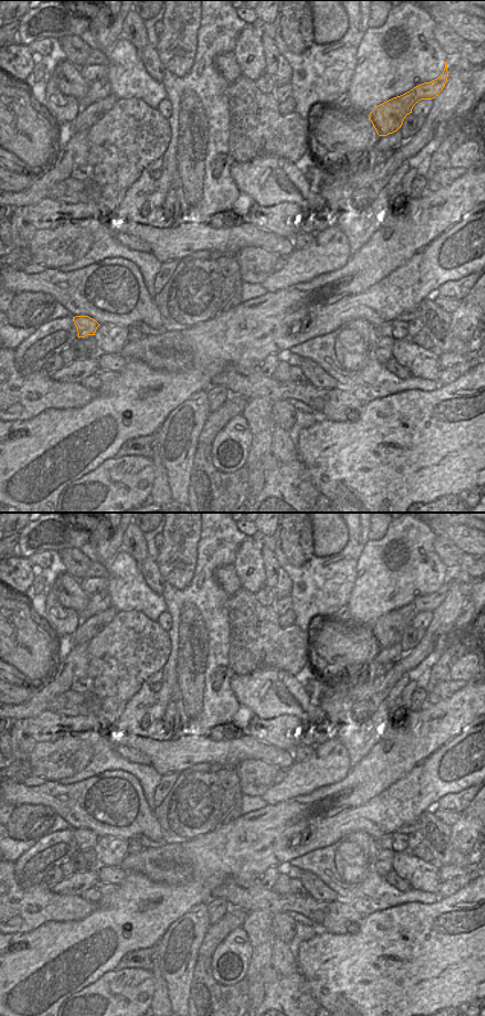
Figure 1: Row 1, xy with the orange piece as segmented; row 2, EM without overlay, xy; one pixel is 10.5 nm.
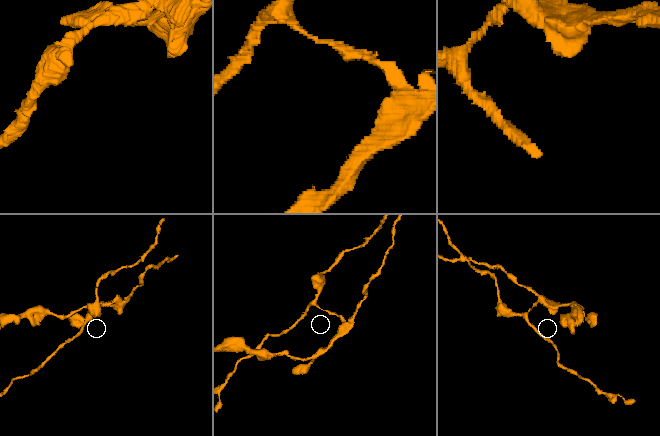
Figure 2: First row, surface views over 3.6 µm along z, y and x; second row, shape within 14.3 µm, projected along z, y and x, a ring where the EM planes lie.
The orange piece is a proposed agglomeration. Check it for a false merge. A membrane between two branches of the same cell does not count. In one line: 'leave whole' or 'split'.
split

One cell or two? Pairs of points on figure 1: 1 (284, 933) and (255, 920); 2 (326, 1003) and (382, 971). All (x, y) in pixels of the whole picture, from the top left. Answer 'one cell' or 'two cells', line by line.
1: two cells
2: one cell

